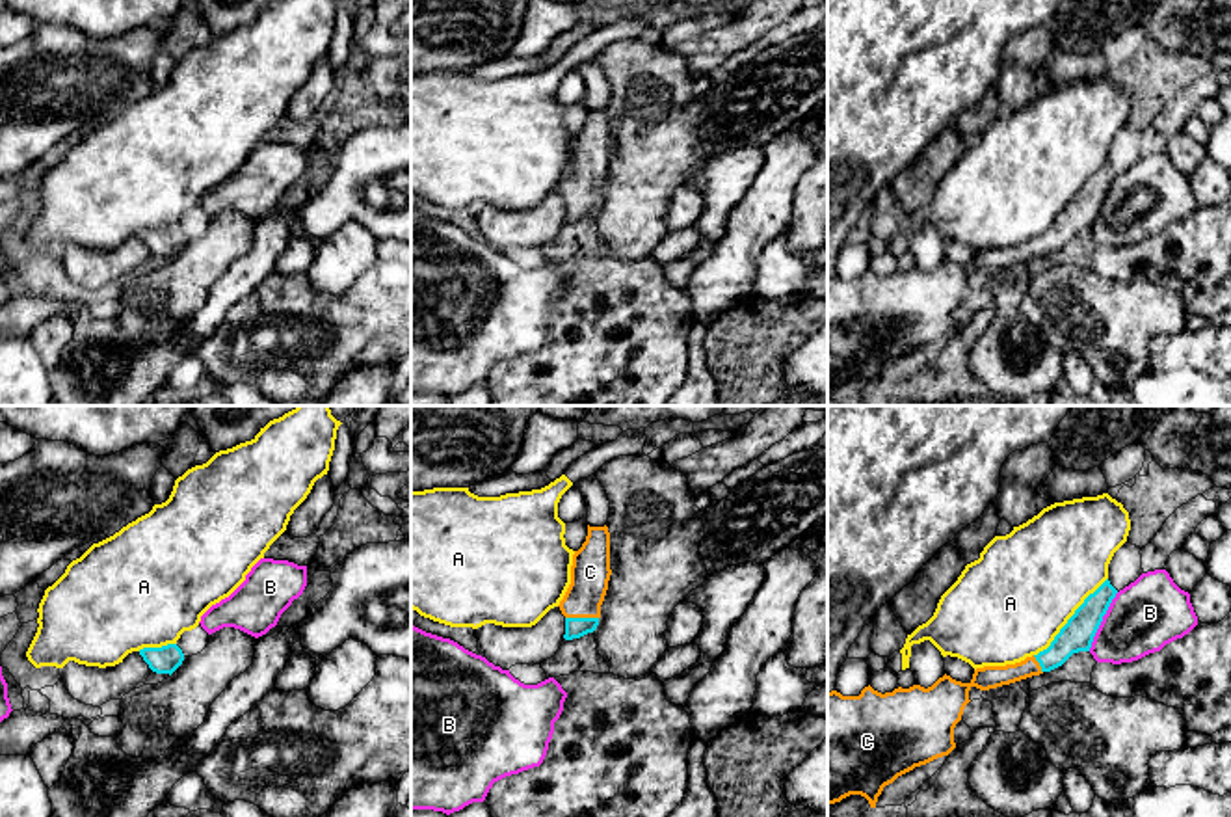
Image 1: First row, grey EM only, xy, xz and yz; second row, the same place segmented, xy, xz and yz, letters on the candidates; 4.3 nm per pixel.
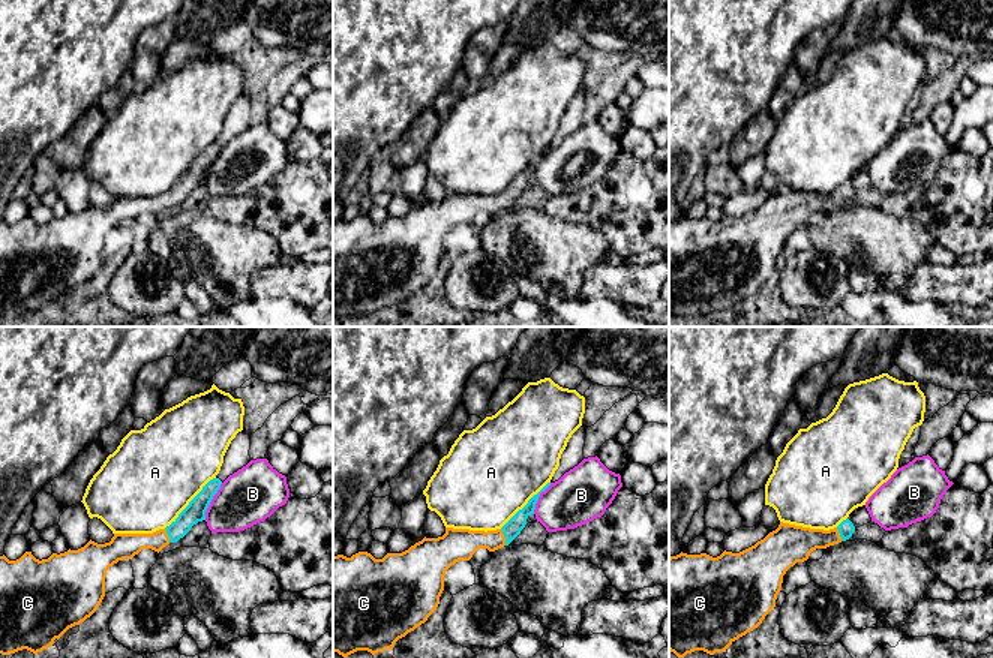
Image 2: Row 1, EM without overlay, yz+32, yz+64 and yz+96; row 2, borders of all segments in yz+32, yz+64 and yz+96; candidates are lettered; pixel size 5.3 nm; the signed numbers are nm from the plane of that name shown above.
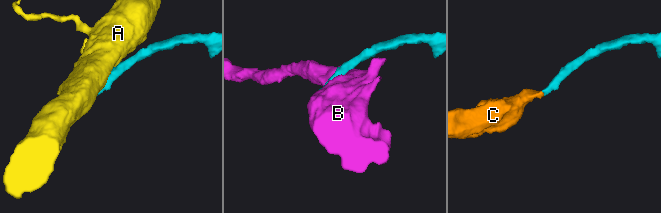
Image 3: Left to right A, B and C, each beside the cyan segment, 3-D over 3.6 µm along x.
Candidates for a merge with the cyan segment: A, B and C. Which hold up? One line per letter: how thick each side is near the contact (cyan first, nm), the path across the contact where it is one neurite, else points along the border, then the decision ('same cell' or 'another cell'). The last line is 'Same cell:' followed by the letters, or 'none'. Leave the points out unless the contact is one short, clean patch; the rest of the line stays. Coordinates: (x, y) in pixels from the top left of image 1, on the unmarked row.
A: 140 nm thick on the cyan side, 480 nm on the other; another cell
B: 140 nm thick on the cyan side, 300 nm on the other; another cell
C: 90 nm thick on the cyan side, 170 nm on the other; runs through xz (575, 211), (582, 201), (590, 155); same cell
Same cell: C

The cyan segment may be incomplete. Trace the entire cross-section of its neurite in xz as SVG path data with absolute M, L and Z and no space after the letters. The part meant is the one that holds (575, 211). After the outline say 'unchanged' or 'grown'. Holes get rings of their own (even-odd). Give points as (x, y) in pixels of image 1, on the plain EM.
M588 108L586 125L573 138L571 167L558 188L565 199L565 223L597 212L610 158L608 110Z; grown

